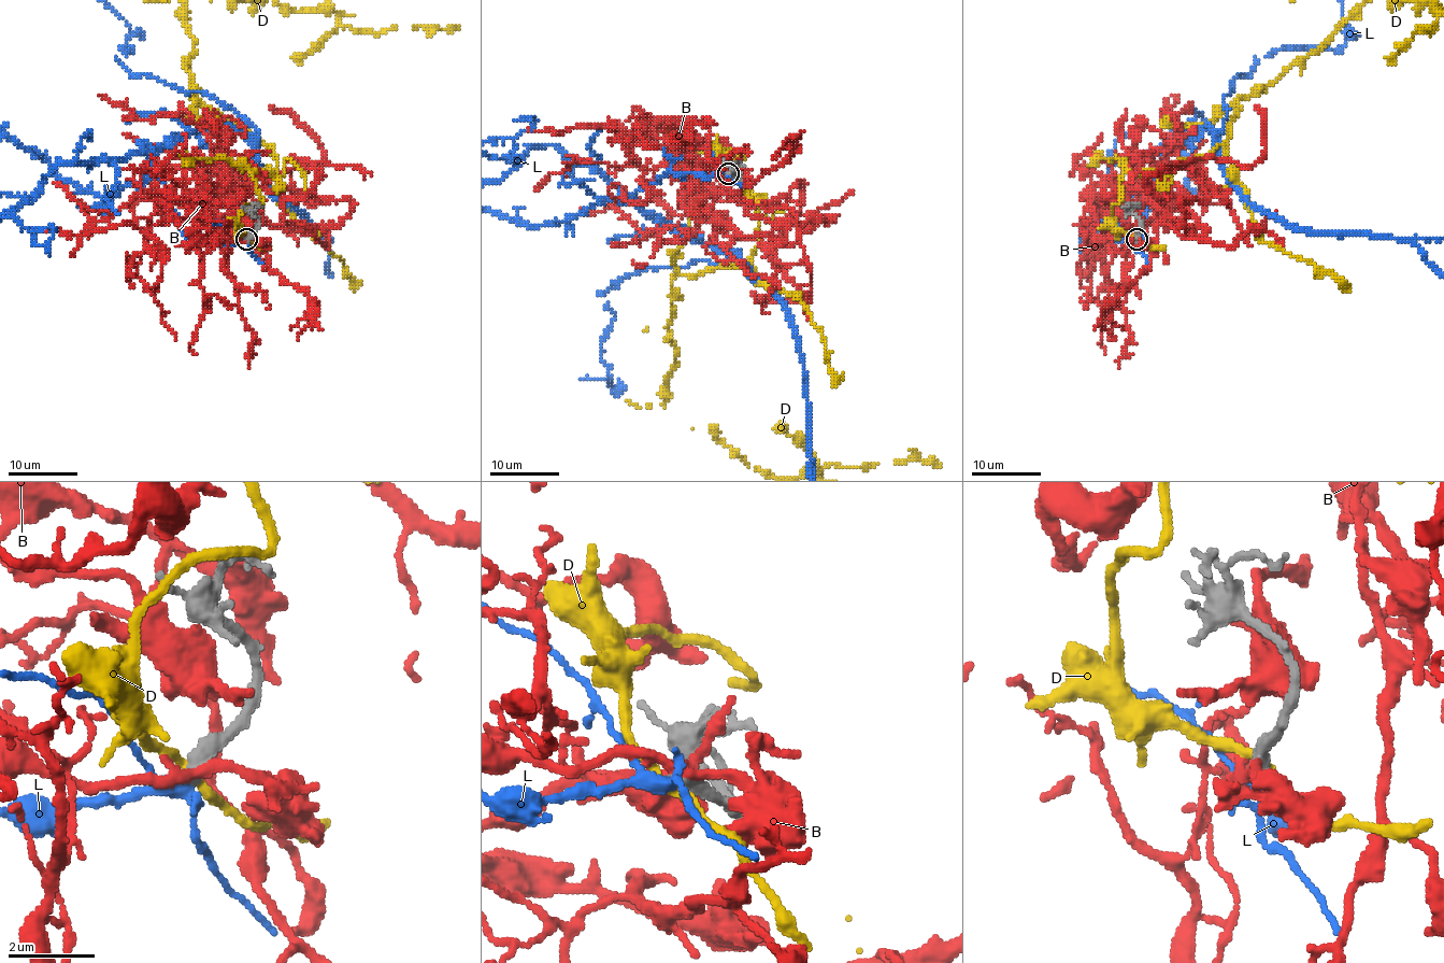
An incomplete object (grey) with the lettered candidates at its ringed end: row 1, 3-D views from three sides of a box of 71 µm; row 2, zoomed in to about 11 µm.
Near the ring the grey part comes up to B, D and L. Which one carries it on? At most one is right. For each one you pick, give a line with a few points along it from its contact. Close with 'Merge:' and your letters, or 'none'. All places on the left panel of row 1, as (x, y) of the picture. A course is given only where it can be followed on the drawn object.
Merge: L

